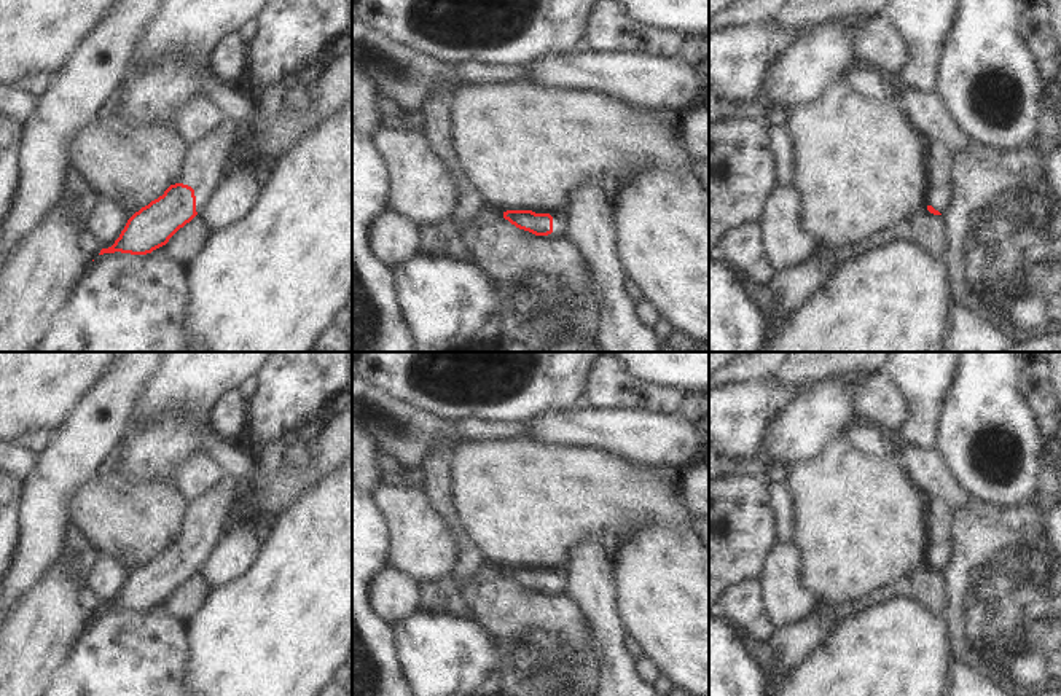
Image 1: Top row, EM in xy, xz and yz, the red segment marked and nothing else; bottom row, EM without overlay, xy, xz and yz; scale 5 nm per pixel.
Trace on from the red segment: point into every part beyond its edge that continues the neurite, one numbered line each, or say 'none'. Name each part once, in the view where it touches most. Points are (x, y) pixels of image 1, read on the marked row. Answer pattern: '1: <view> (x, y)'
1: xz (558, 222)

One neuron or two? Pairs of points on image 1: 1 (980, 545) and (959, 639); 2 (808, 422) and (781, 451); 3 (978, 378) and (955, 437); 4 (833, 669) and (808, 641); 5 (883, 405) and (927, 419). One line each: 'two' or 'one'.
1: one
2: one
3: one
4: two
5: two

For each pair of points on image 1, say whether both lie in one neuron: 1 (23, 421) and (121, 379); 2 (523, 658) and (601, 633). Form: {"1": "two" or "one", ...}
{"1": "two", "2": "two"}

